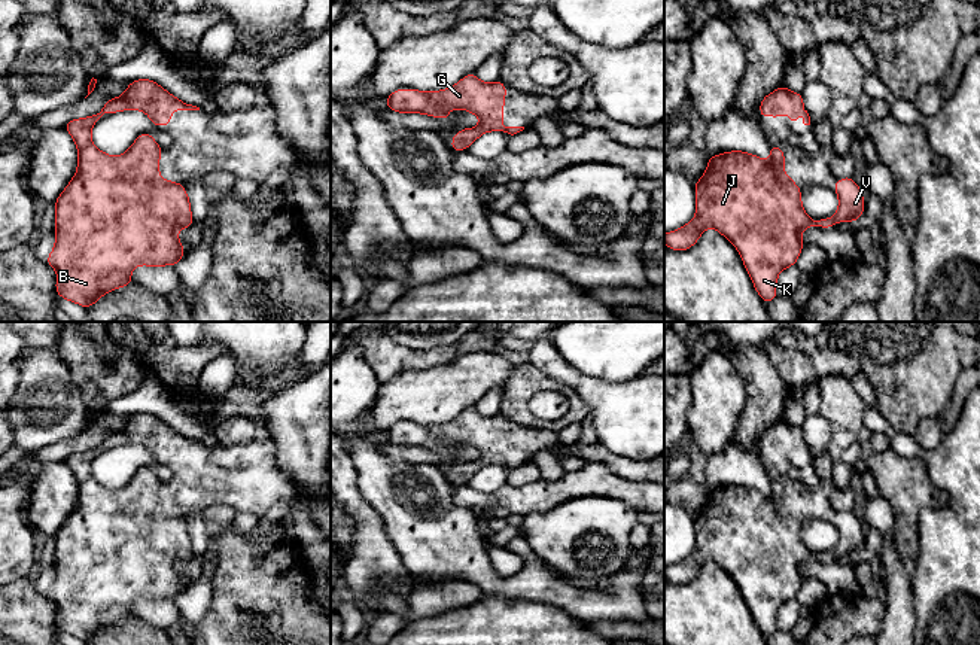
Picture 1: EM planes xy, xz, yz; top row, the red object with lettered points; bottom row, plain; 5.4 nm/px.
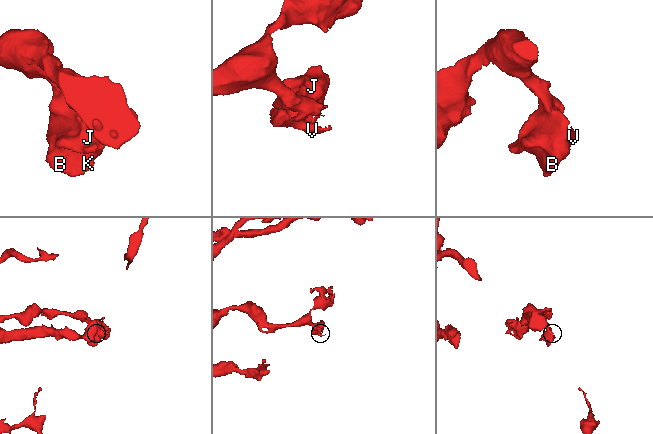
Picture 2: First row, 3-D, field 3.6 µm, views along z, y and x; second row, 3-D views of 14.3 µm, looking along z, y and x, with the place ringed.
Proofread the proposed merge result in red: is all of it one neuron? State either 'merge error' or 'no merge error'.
no merge error

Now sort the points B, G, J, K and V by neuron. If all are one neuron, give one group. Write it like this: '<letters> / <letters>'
B G J K V

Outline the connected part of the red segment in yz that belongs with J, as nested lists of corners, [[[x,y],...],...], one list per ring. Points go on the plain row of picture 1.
[[[773,478],[769,483],[769,496],[742,484],[709,490],[704,508],[694,517],[696,551],[664,568],[667,581],[684,585],[699,575],[704,563],[716,563],[740,587],[766,638],[777,632],[779,606],[797,597],[806,562],[856,556],[865,542],[856,515],[841,511],[833,520],[839,529],[836,548],[812,554],[803,542],[801,523],[783,503],[783,484]]]

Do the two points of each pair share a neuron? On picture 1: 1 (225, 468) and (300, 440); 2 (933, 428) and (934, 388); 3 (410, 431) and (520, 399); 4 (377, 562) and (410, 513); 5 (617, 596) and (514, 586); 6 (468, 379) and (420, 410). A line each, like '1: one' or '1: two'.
1: two
2: two
3: two
4: two
5: one
6: one

